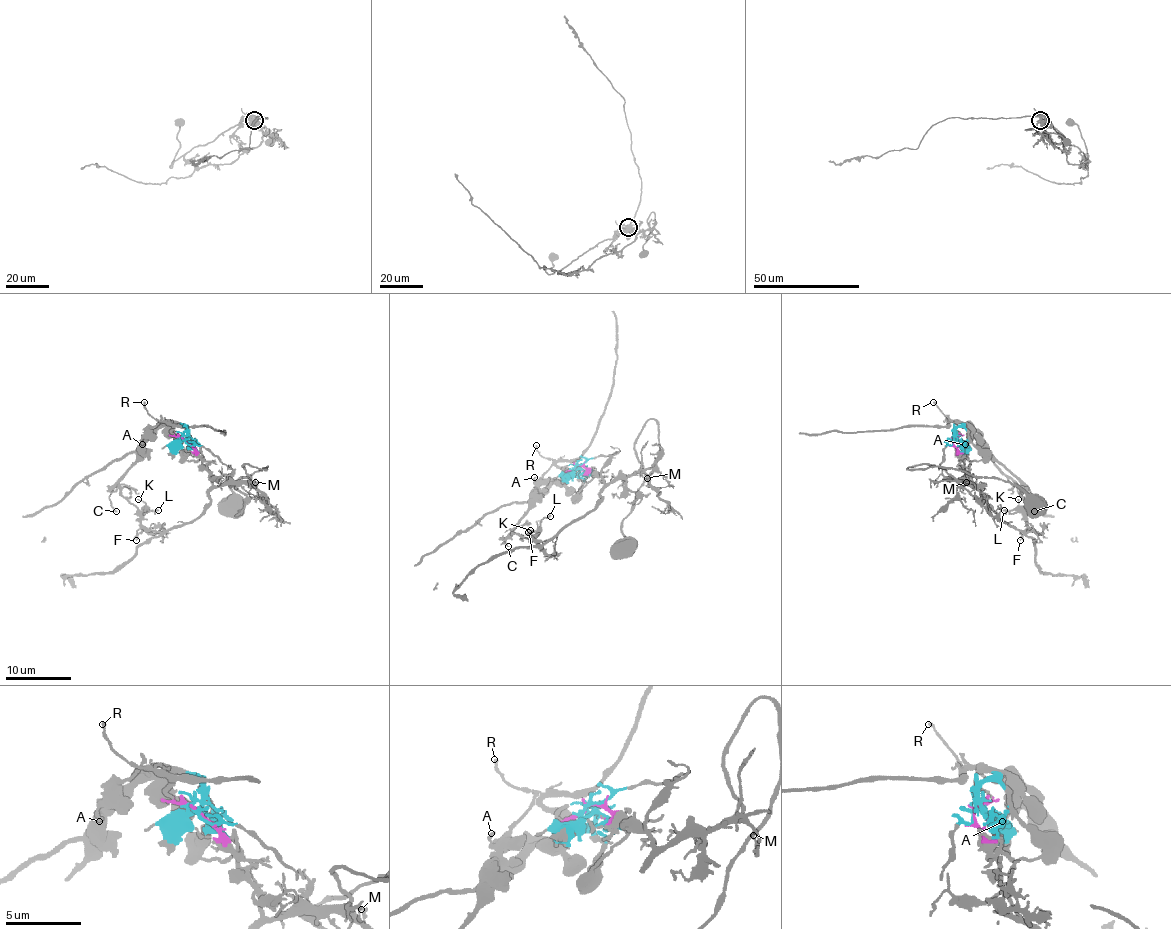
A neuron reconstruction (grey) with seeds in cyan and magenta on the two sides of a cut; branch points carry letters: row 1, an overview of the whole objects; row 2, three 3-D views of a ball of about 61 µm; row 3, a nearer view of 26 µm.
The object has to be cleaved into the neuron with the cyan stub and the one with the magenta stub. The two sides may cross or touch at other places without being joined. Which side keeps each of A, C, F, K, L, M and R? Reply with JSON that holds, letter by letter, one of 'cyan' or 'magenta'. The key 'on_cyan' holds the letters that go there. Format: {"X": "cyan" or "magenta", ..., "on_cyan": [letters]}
{"A": "cyan", "C": "cyan", "F": "magenta", "K": "magenta", "L": "magenta", "M": "magenta", "R": "cyan", "on_cyan": ["A", "C", "R"]}

